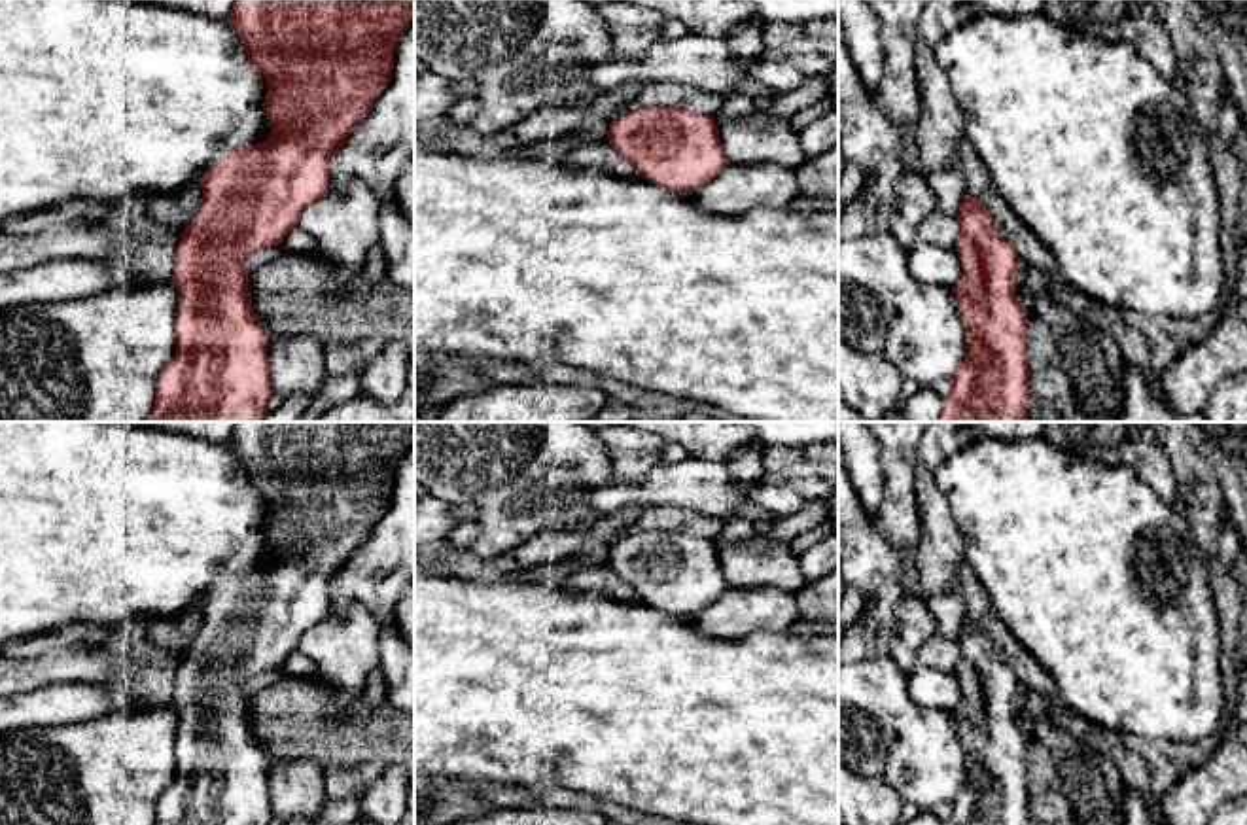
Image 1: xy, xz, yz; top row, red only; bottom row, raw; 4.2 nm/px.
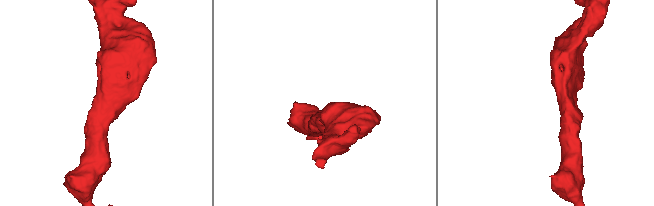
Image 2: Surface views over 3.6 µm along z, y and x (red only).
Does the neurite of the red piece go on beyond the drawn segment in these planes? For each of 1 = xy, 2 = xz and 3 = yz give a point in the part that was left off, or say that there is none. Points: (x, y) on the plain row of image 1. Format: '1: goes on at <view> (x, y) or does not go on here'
1: does not go on here
2: does not go on here
3: does not go on here

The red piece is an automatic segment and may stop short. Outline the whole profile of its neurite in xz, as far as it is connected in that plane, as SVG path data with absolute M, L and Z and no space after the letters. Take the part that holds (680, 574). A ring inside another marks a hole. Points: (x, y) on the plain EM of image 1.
M641 532L609 547L609 568L649 607L687 617L729 590L713 541L681 532Z

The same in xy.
M235 422L227 445L238 458L248 484L267 503L263 534L271 560L246 573L229 575L201 602L202 624L174 676L176 778L155 802L155 825L271 823L269 759L252 730L246 683L280 668L299 649L303 634L329 615L331 583L392 505L394 475L414 447L414 422Z

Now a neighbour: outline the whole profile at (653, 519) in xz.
M666 505L645 507L641 515L619 534L619 539L641 532L681 532L713 541L723 532L725 524L727 520L721 517L710 517L693 509Z

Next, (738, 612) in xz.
M774 587L729 588L685 619L702 634L725 640L757 630L791 632L799 619L797 592Z

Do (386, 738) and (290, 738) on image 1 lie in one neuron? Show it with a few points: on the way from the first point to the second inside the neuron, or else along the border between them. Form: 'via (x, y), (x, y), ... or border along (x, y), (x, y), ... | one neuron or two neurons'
via (362, 738), (315, 738) | one neuron

